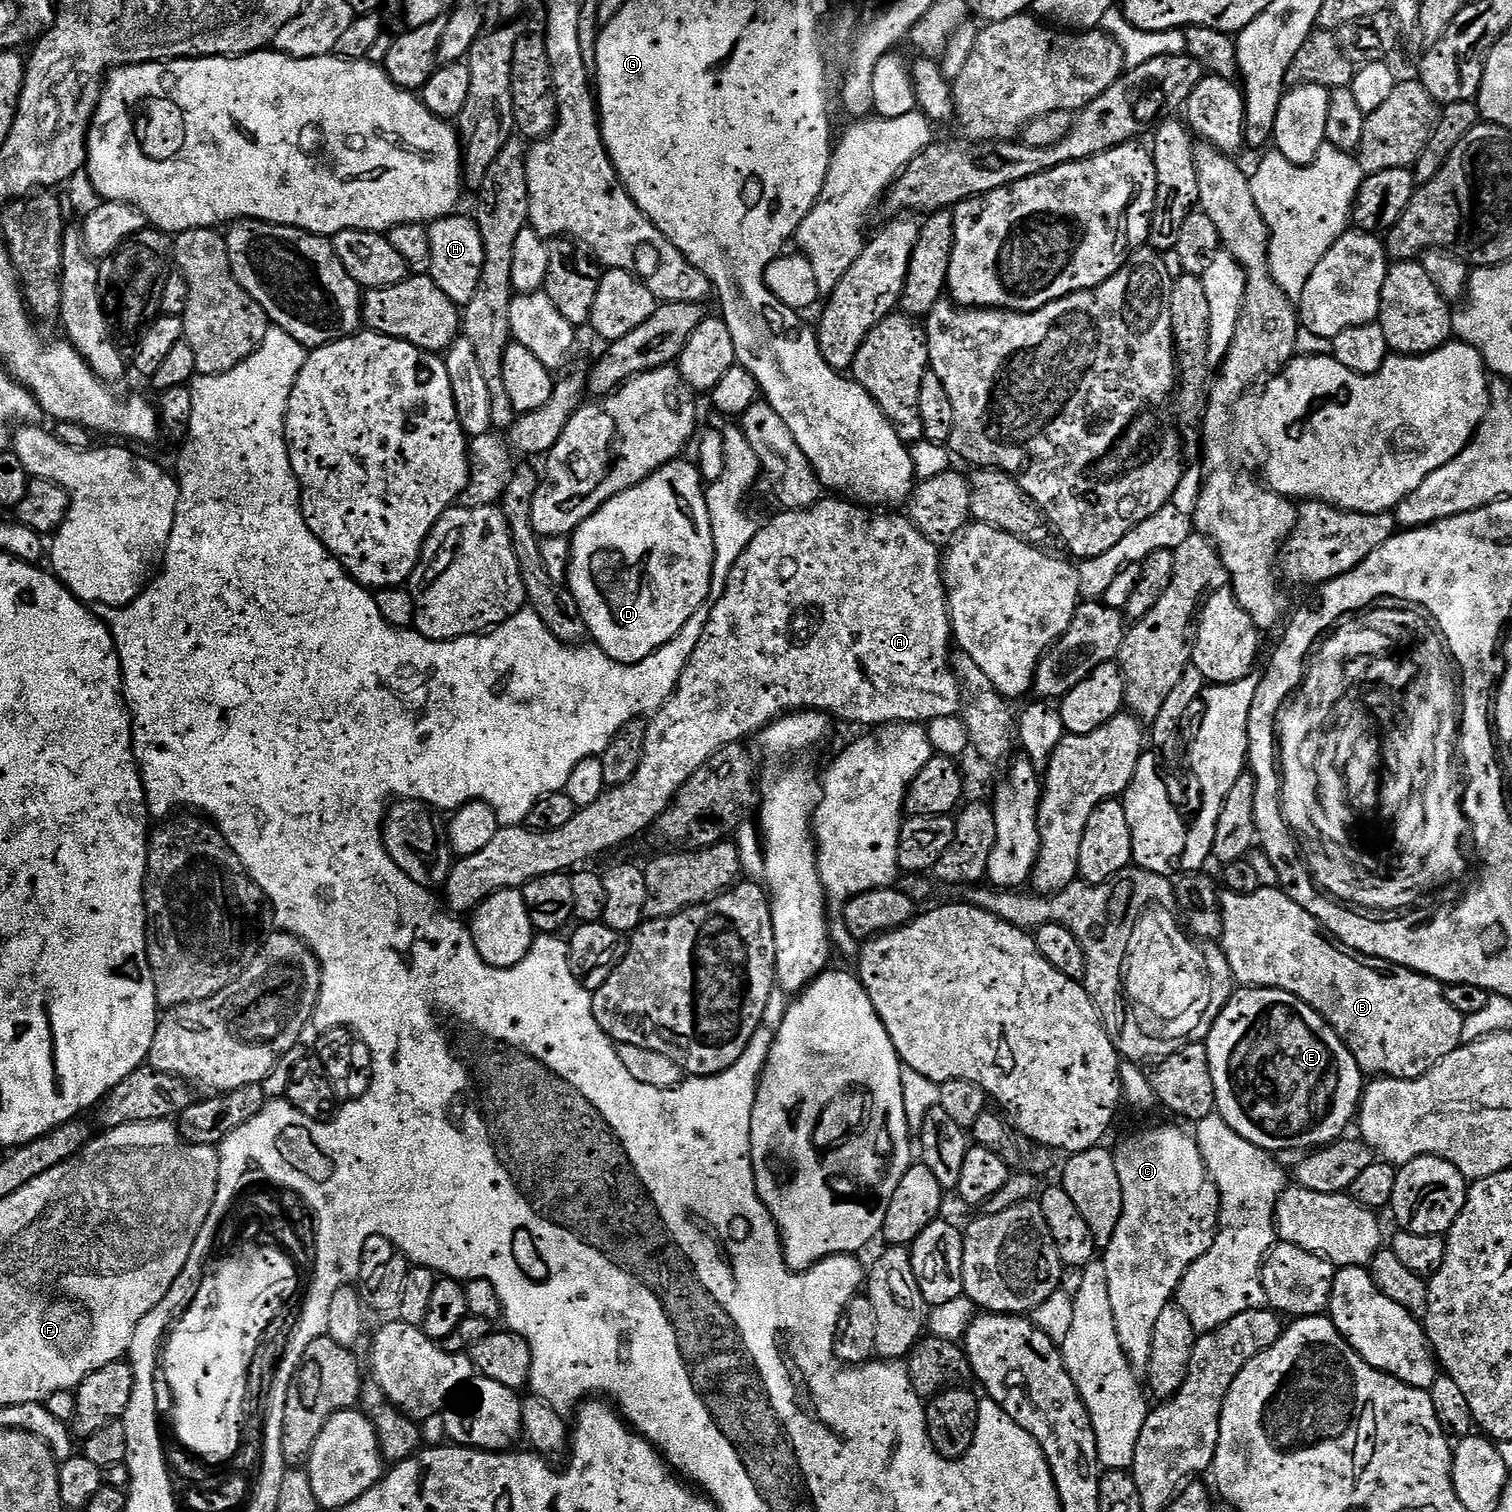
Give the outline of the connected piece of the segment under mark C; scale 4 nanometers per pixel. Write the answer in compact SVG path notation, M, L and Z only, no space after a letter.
M1148 1128L1145 1132L1136 1132L1133 1136L1126 1137L1117 1148L1114 1148L1114 1155L1118 1166L1118 1182L1122 1182L1122 1218L1118 1218L1118 1230L1114 1230L1114 1238L1110 1238L1110 1246L1103 1249L1102 1267L1110 1290L1110 1310L1114 1310L1114 1326L1118 1330L1118 1342L1122 1344L1122 1350L1133 1369L1137 1373L1144 1374L1147 1373L1152 1353L1154 1326L1162 1310L1166 1310L1173 1303L1178 1286L1188 1267L1198 1258L1202 1258L1202 1254L1206 1254L1210 1246L1214 1246L1216 1229L1220 1226L1220 1196L1209 1181L1208 1168L1204 1164L1195 1139L1189 1133L1187 1136L1180 1128Z

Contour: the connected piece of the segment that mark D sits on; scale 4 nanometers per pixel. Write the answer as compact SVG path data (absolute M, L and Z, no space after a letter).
M673 462L662 466L652 476L647 476L642 483L635 484L630 490L610 498L593 516L586 518L577 526L576 531L570 537L572 559L568 562L568 574L566 587L571 592L578 610L588 627L589 637L594 641L595 647L599 649L607 659L617 660L620 664L637 664L653 656L666 642L670 642L679 634L684 626L700 606L704 604L708 592L711 590L712 563L715 561L714 538L711 536L710 514L707 513L707 498L705 496L705 485L700 485L702 473L695 463Z

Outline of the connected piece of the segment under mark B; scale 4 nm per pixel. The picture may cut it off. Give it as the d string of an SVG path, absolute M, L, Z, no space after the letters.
M1262 886L1254 894L1246 894L1245 896L1239 896L1236 892L1225 891L1220 902L1220 922L1222 927L1218 943L1224 949L1224 957L1232 971L1233 981L1245 988L1277 988L1286 994L1294 994L1294 998L1306 1002L1306 1006L1310 1006L1323 1020L1332 1025L1332 1029L1336 1031L1338 1038L1350 1050L1354 1062L1358 1062L1360 1071L1369 1077L1416 1080L1420 1076L1425 1076L1438 1062L1442 1062L1442 1058L1446 1058L1455 1048L1460 1047L1465 1016L1446 1000L1445 985L1441 984L1439 980L1431 980L1429 976L1424 976L1420 972L1403 968L1401 964L1392 964L1388 960L1376 960L1373 956L1363 957L1353 952L1351 948L1345 948L1339 943L1333 942L1326 935L1321 924L1305 908L1298 906L1298 902L1291 900L1284 893L1283 888Z

